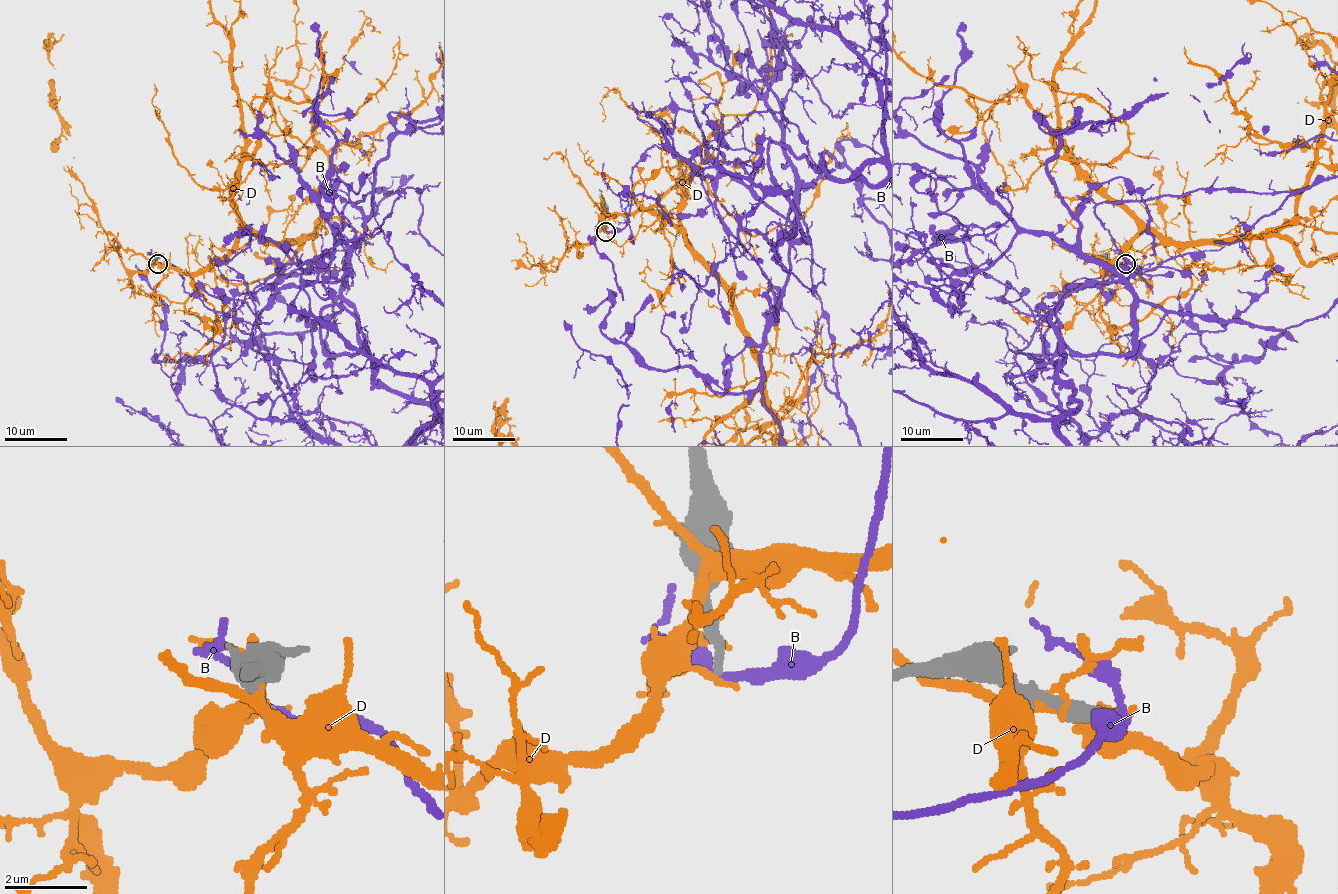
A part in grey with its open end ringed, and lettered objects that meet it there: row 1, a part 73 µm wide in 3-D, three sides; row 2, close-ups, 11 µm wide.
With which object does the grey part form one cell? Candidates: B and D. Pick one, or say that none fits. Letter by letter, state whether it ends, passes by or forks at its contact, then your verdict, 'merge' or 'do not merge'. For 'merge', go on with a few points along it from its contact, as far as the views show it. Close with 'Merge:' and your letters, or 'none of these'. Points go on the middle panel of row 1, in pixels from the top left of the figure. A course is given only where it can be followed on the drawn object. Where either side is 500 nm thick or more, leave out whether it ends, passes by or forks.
B: it passes by | do not merge
D: it ends | do not merge
Merge: none of these

